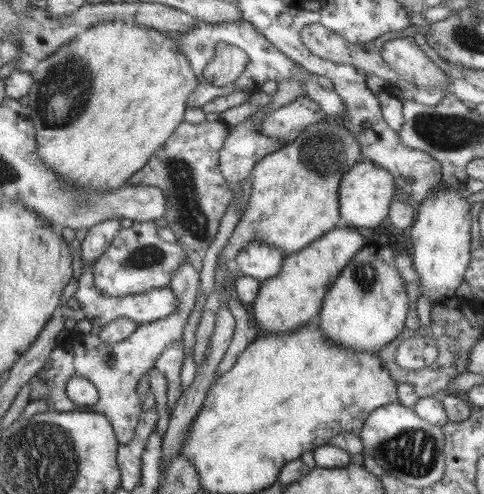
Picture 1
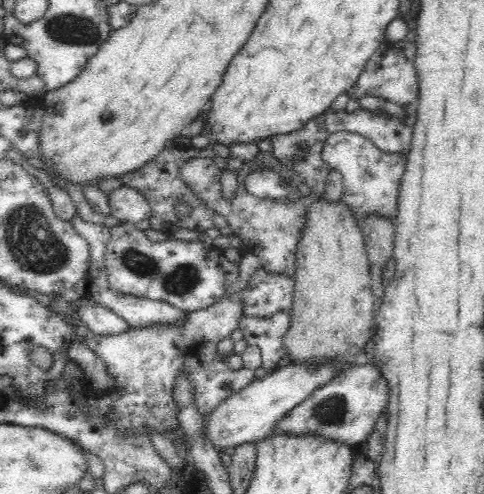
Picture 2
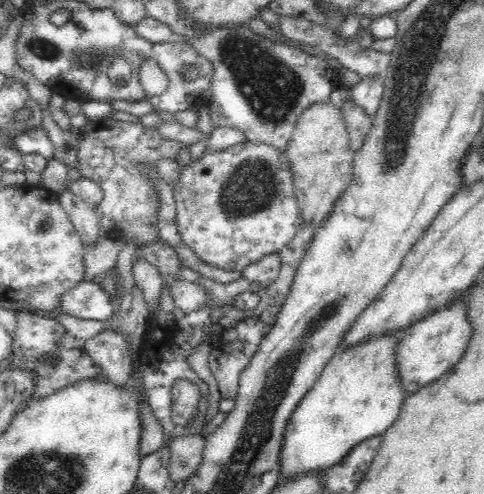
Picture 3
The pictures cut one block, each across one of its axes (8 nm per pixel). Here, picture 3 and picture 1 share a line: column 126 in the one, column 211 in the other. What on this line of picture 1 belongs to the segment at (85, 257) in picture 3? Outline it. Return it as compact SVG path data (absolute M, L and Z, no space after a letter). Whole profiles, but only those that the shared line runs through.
M203 120L199 124L181 121L171 133L171 136L157 150L153 151L145 166L134 172L124 182L125 185L129 186L147 185L158 188L165 197L165 212L162 217L165 220L166 227L173 232L176 242L199 253L204 252L205 248L215 238L218 222L233 197L233 190L227 188L226 180L222 178L218 169L218 152L229 131L230 127L221 120Z

